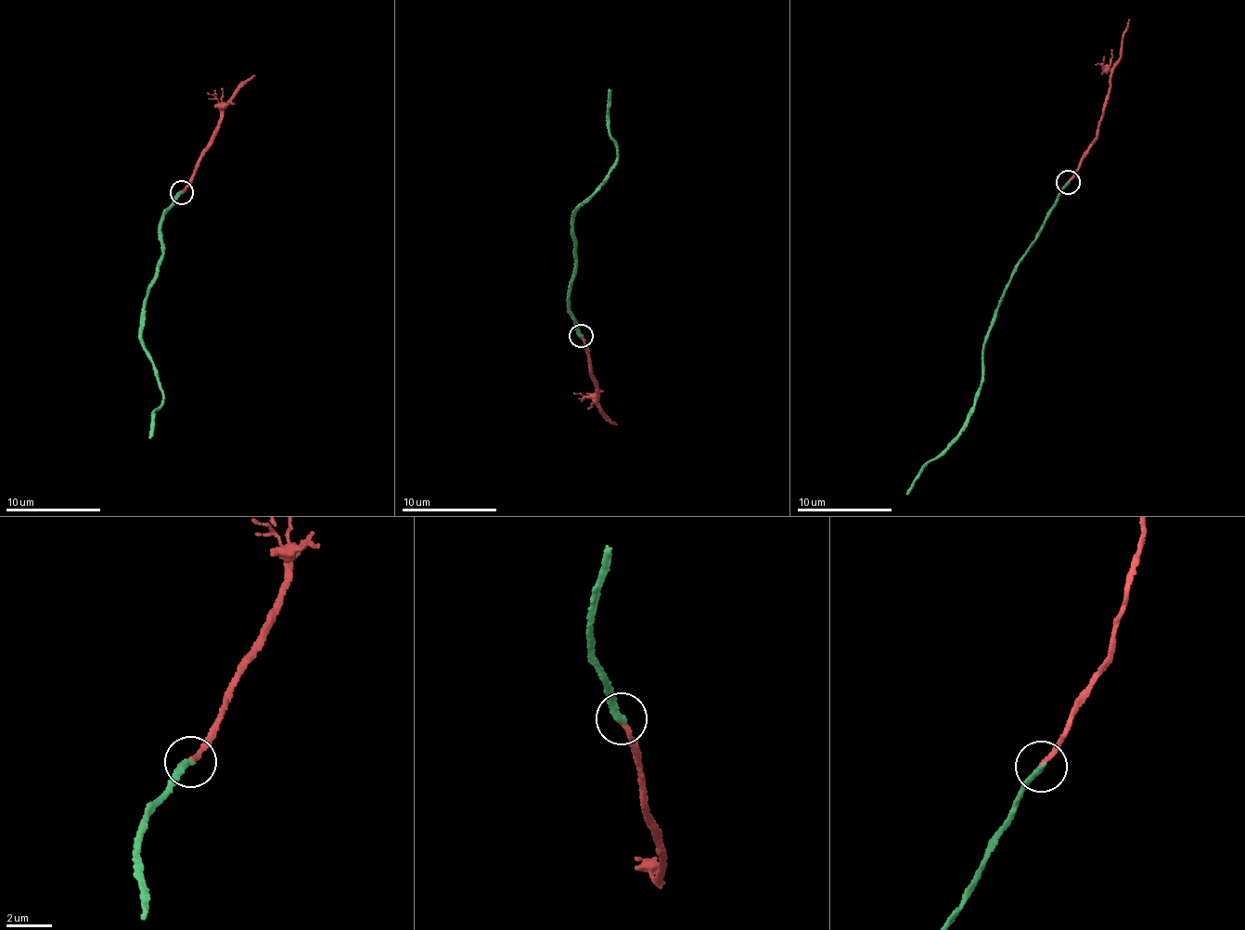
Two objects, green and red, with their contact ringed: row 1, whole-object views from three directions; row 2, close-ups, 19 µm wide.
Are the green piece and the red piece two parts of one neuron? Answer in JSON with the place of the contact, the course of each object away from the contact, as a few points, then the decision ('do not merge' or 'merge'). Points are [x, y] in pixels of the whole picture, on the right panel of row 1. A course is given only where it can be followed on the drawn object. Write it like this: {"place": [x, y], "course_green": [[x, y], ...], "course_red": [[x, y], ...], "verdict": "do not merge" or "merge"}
{"place": [1068, 182], "course_green": [[1069, 183], [1042, 225], [1036, 241], [1010, 277], [982, 347], [981, 379], [964, 432], [925, 466], [907, 494]], "course_red": [[1069, 181], [1097, 137], [1110, 85], [1110, 69], [1130, 19]], "verdict": "merge"}

